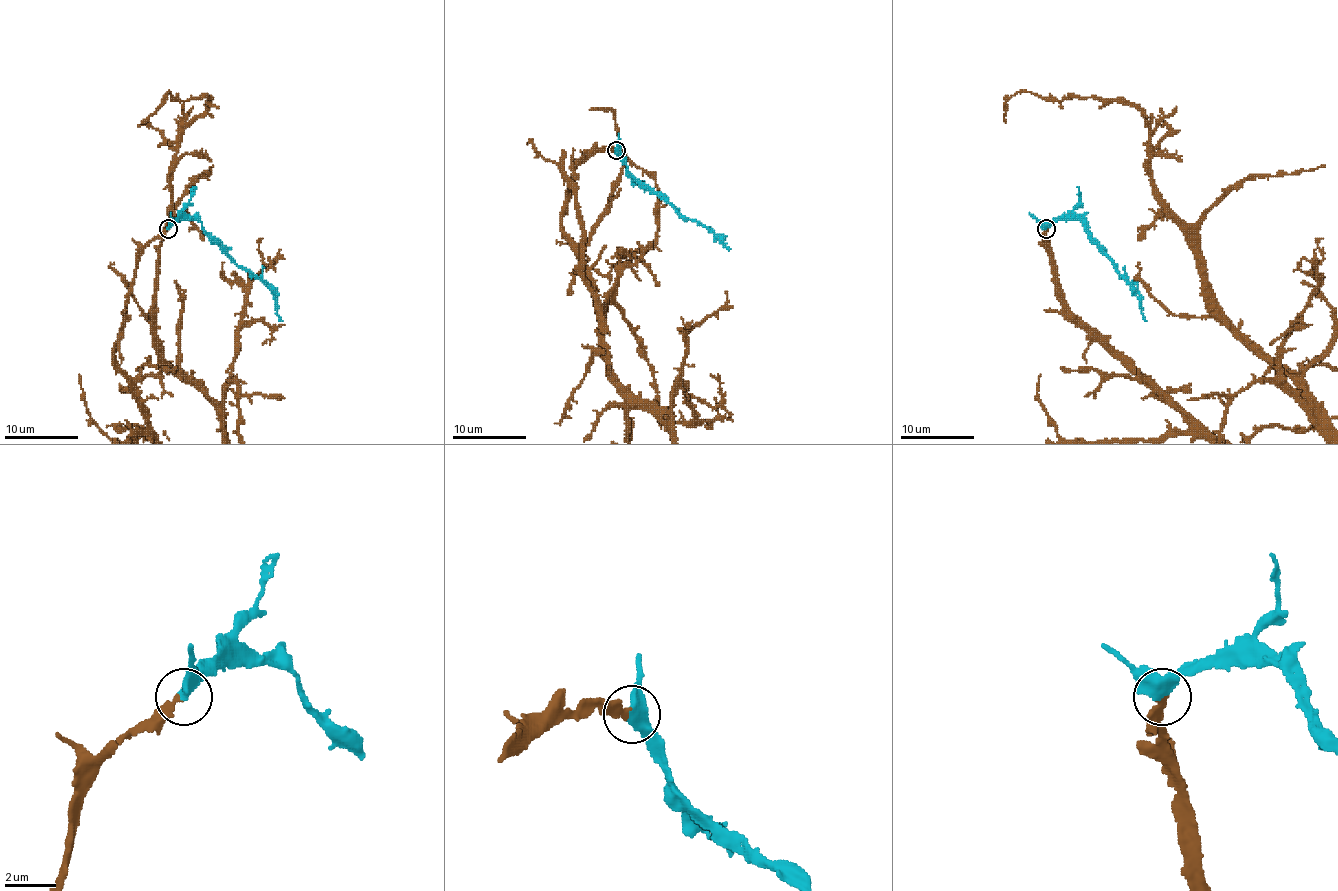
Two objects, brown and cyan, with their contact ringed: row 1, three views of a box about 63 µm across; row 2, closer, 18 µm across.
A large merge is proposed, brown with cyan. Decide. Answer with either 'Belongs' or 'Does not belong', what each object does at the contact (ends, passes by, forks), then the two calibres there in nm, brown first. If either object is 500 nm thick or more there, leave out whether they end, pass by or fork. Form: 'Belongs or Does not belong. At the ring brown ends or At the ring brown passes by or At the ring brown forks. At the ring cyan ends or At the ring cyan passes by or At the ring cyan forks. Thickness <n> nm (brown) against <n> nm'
Belongs. At the ring brown ends. At the ring cyan passes by. Thickness 280 nm (brown) against 400 nm

